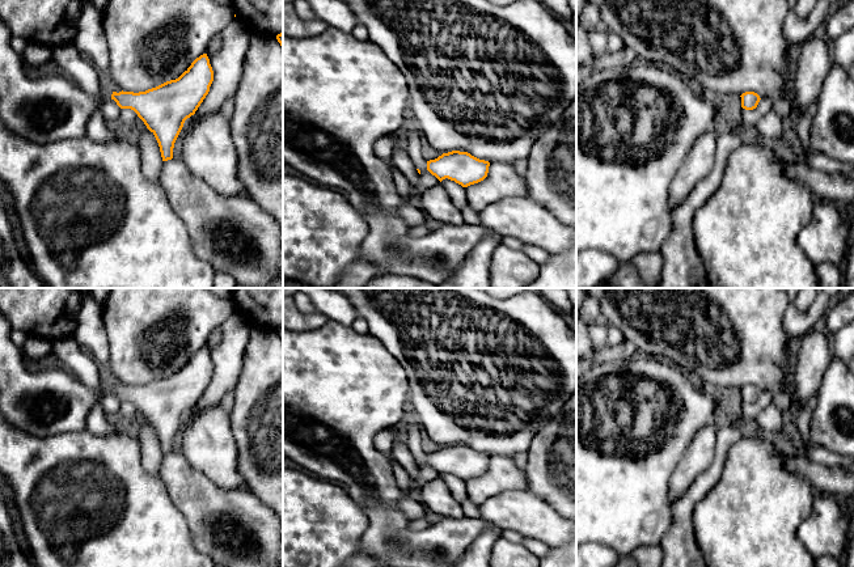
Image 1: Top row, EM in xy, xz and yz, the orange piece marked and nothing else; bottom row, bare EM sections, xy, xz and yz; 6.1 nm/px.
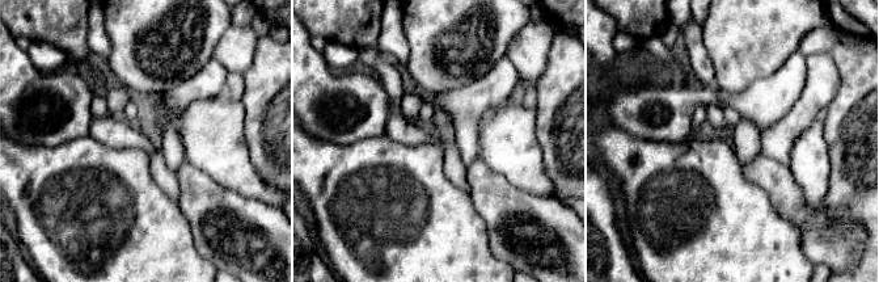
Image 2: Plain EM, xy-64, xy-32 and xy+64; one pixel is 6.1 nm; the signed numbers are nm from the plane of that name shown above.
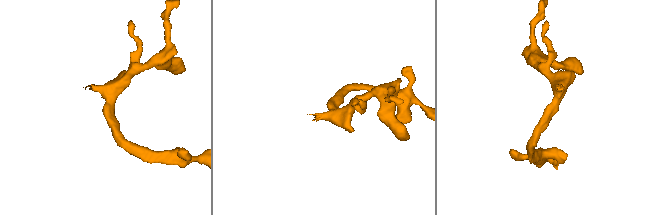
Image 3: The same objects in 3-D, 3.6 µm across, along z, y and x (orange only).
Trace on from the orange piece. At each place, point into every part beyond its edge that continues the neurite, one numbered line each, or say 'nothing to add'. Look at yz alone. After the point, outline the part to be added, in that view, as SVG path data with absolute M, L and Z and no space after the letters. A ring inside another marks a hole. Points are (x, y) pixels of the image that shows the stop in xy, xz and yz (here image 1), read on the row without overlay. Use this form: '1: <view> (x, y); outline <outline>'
nothing to add

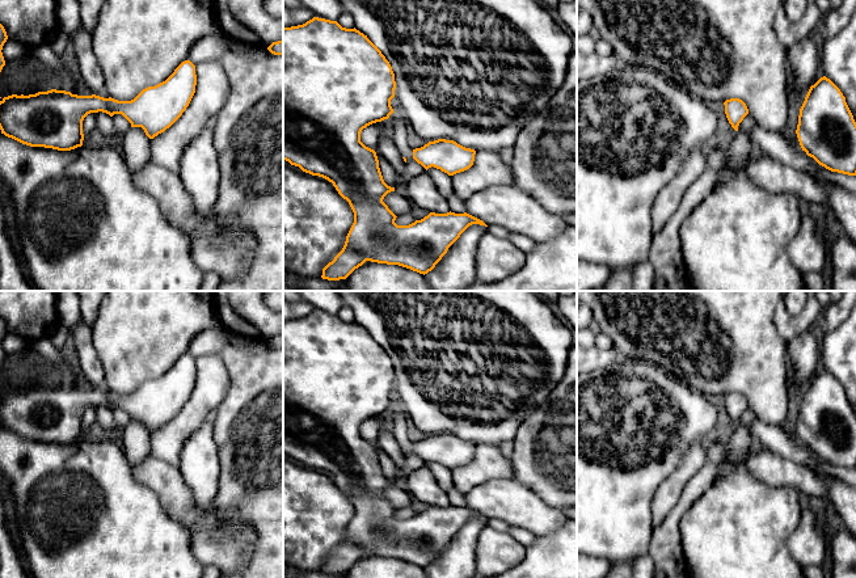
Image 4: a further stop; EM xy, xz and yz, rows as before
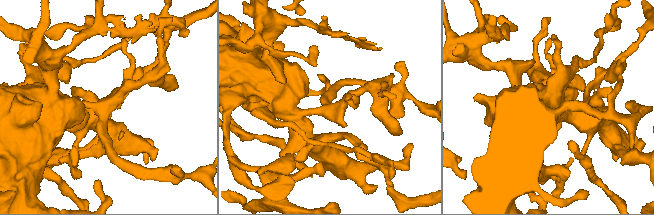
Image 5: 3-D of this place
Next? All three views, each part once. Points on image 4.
nothing to add

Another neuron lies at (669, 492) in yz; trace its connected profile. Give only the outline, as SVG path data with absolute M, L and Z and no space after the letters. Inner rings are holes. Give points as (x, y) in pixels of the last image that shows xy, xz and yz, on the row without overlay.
M693 442L686 451L678 469L671 473L657 489L652 501L652 524L659 526L676 505L687 482L705 463L704 442Z

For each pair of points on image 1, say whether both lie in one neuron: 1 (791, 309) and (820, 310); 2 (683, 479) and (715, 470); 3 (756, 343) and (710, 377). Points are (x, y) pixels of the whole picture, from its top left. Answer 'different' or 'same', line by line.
1: same
2: different
3: same

